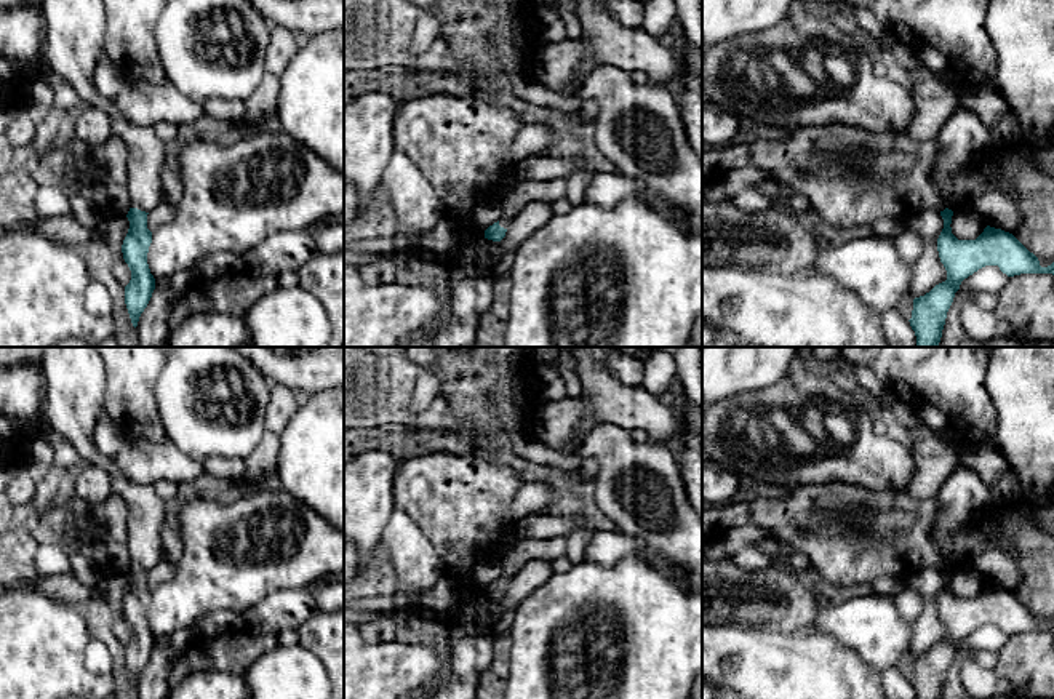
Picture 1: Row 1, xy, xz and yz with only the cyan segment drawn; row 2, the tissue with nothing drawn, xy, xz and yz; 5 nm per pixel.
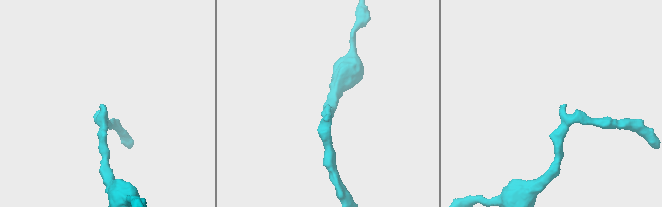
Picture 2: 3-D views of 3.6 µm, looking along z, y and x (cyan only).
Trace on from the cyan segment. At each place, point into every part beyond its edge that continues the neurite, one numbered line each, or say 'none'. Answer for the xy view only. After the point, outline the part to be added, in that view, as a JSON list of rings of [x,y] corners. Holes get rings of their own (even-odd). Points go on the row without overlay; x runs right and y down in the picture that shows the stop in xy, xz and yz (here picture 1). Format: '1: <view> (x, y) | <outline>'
1: xy (74, 379) | [[[45,347],[38,365],[43,379],[42,424],[67,440],[83,464],[99,465],[110,475],[112,493],[122,496],[128,507],[131,566],[150,571],[165,558],[166,502],[152,485],[125,478],[114,457],[104,456],[94,445],[107,382],[102,358],[94,347]]]

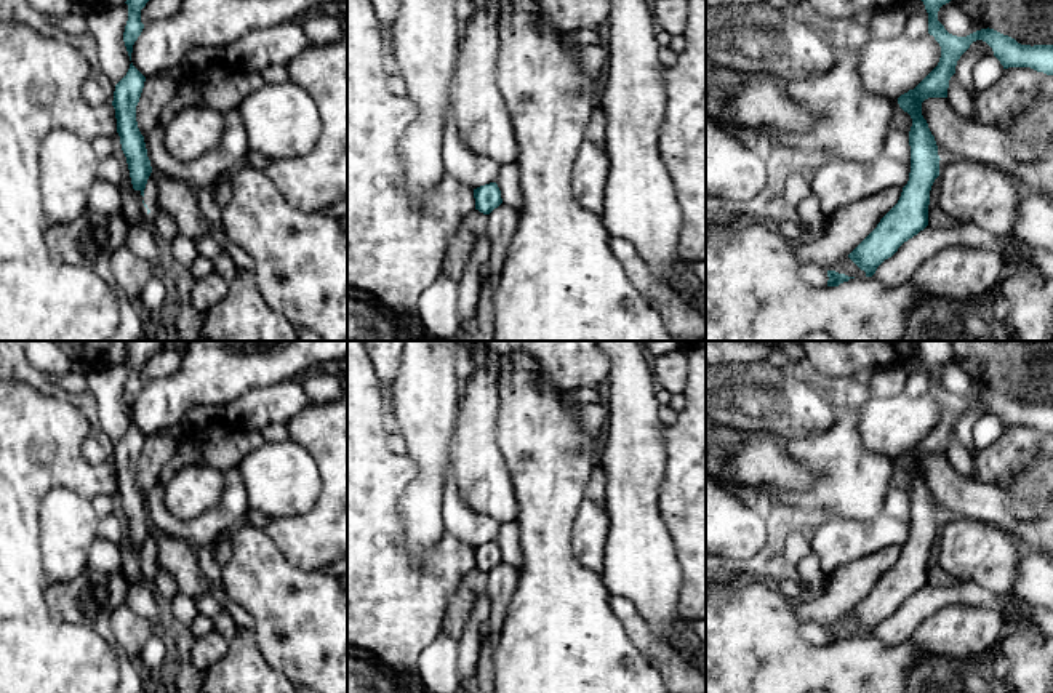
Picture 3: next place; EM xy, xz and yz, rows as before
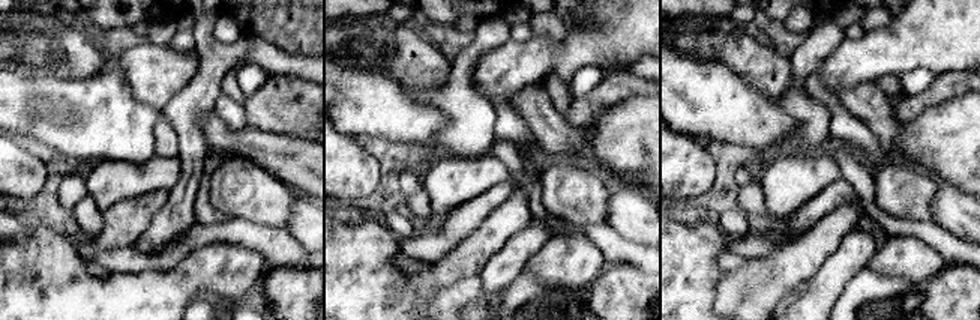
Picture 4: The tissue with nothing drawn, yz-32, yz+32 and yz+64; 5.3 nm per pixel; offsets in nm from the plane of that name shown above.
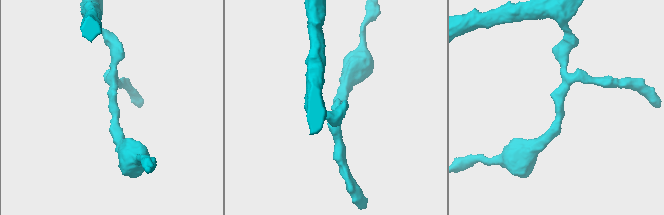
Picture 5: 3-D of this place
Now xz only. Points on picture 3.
none

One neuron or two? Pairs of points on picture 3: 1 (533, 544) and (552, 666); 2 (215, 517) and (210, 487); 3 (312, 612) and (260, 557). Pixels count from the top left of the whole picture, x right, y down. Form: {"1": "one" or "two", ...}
{"1": "one", "2": "two", "3": "one"}

